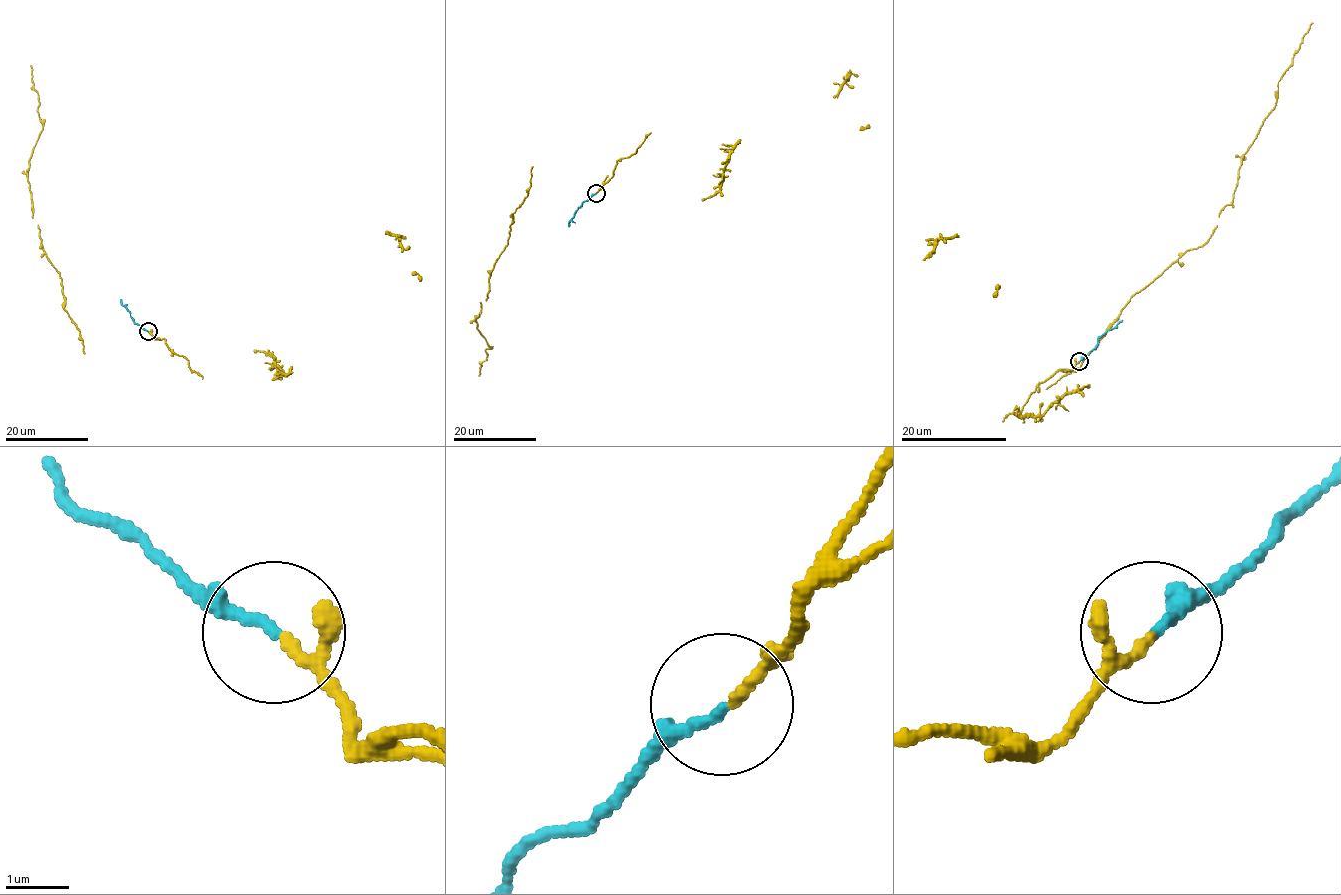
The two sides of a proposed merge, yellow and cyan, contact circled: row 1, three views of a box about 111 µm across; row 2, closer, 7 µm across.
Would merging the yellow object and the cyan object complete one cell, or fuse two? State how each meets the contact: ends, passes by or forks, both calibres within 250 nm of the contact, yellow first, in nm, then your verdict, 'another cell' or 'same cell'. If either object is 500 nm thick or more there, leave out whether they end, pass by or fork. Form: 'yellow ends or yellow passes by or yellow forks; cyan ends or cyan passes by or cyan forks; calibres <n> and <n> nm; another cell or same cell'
yellow passes by; cyan ends; calibres 120 and 180 nm; same cell

